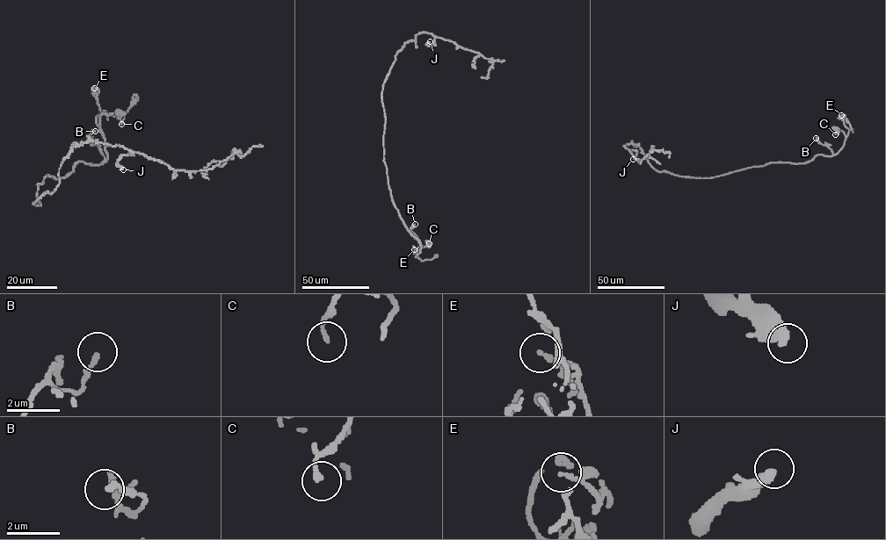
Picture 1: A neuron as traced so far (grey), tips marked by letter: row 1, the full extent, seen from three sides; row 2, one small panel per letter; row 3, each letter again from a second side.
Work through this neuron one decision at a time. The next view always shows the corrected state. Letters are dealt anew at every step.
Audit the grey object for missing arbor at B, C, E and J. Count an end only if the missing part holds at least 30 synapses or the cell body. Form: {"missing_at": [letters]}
{"missing_at": []}

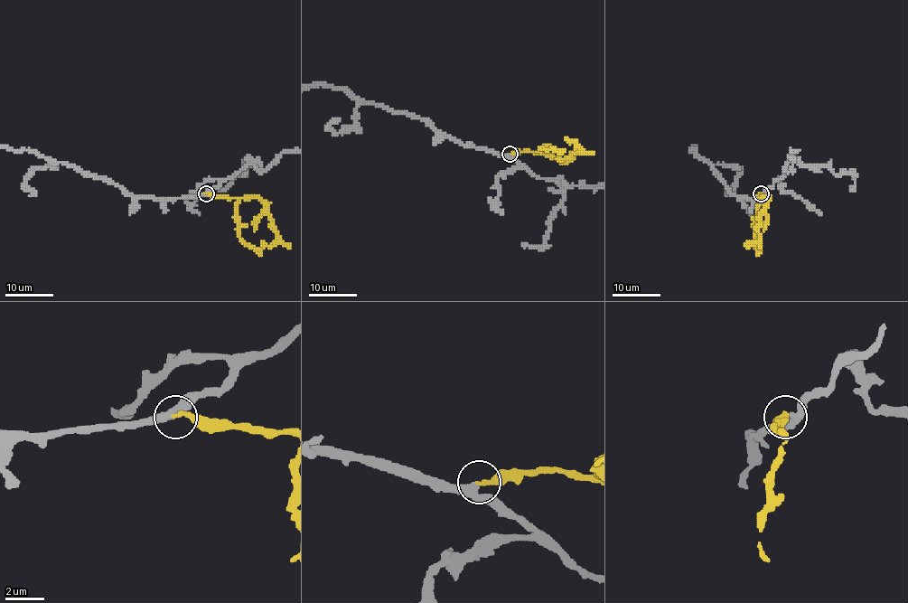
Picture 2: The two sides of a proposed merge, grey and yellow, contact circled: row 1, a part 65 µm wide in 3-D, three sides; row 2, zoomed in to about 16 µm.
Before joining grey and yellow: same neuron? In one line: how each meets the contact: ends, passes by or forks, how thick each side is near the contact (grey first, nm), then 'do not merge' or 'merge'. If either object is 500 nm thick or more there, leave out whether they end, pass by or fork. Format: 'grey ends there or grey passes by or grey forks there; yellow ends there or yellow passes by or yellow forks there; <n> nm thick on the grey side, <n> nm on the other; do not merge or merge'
grey passes by; yellow ends there; 360 nm thick on the grey side, 240 nm on the other; merge

